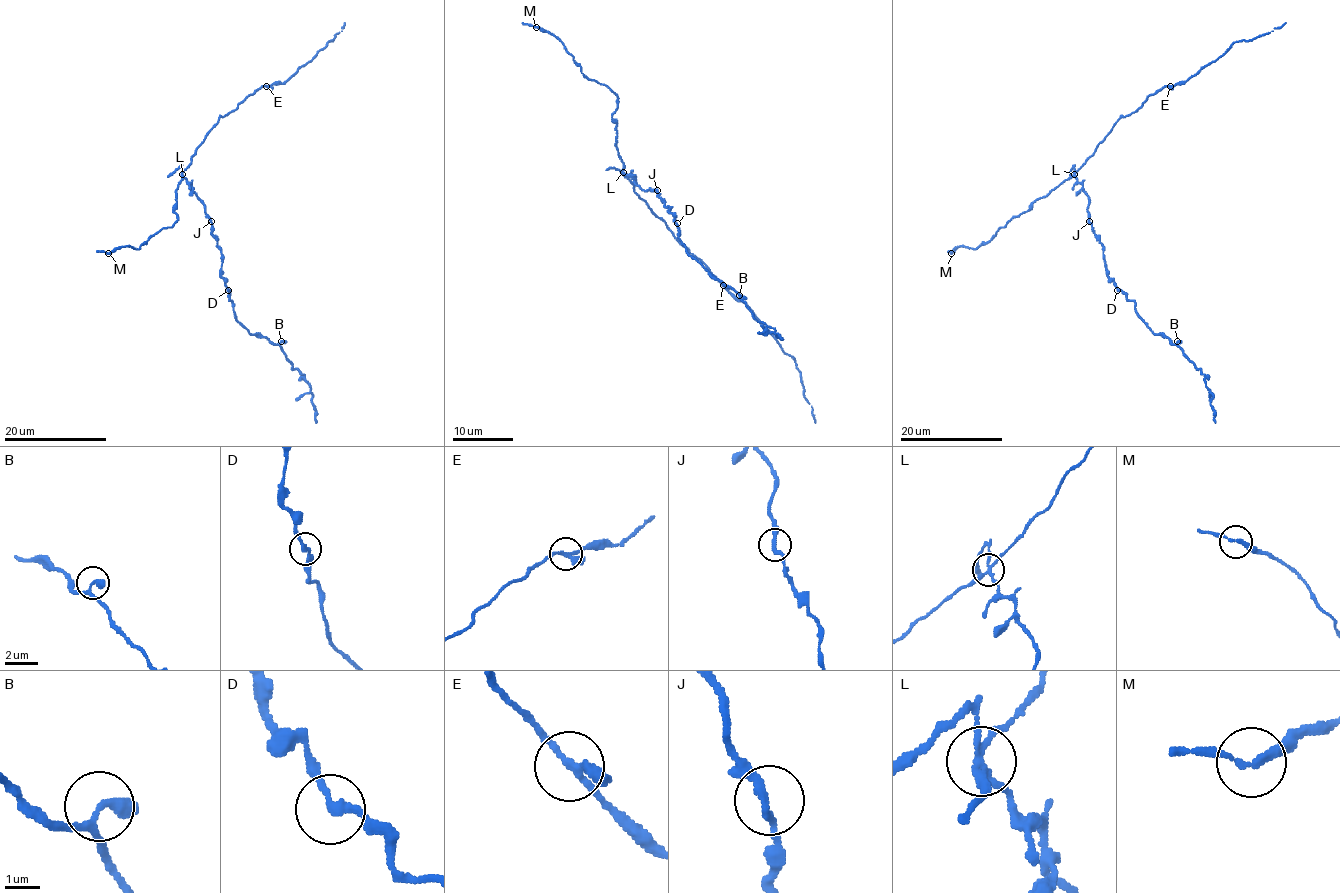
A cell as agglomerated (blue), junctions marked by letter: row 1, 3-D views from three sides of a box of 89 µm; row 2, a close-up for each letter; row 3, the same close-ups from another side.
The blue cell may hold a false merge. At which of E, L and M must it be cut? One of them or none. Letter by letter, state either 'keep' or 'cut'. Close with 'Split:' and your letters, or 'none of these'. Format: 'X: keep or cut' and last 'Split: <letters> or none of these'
E: keep
L: cut
M: keep
Split: L

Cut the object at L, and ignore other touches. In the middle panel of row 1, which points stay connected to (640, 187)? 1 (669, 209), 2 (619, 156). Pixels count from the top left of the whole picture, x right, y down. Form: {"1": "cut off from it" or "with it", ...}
{"1": "with it", "2": "cut off from it"}

